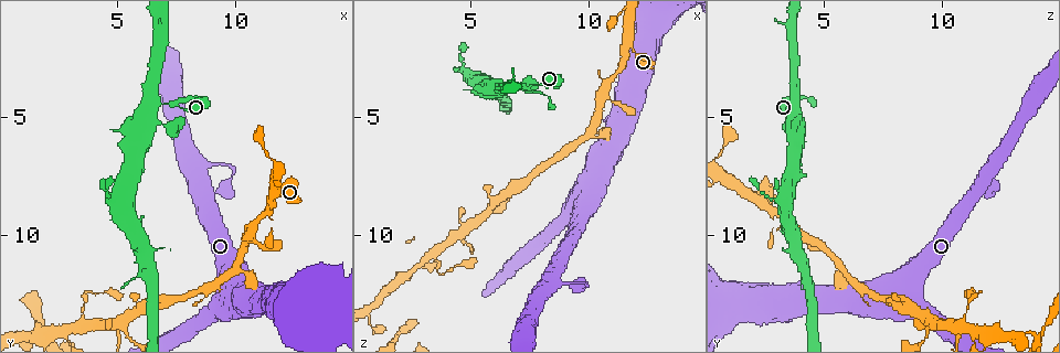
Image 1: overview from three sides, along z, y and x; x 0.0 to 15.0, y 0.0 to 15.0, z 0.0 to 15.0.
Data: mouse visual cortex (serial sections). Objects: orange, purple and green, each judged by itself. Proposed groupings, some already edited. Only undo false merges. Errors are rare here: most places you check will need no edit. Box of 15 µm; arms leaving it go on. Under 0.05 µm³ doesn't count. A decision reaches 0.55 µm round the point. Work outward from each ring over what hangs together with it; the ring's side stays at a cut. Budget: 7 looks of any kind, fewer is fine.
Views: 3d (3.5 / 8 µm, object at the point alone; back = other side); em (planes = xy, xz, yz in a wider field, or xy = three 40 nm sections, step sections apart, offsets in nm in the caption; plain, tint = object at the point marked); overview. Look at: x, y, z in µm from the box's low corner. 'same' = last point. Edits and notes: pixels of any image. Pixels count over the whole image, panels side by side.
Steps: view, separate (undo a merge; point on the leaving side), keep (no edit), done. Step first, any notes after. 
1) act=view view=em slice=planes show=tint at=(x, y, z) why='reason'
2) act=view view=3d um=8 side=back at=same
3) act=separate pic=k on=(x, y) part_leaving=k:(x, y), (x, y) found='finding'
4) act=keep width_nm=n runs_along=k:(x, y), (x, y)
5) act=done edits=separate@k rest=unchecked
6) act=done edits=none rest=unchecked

act=view view=3d um=3.5 at=(3.6, 13.0, 11.1) why='narrows sharply'

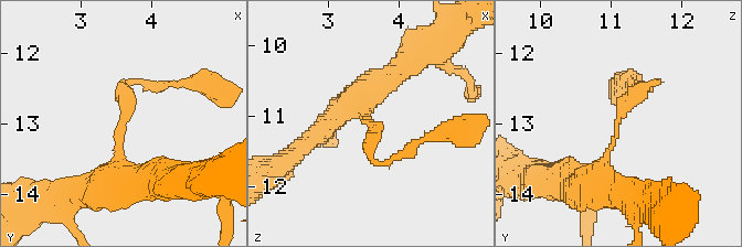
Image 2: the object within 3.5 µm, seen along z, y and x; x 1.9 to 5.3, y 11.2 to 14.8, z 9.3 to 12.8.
act=view view=em slice=planes show=tint at=(3.50, 13.00, 11.05) arm_widths_nm=200,400

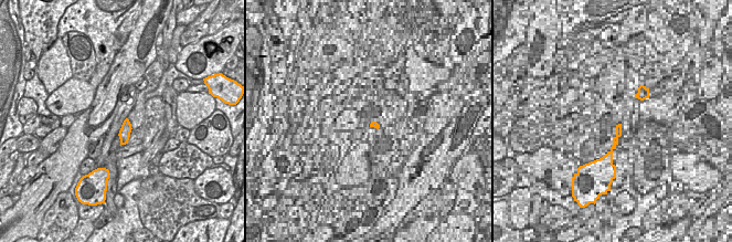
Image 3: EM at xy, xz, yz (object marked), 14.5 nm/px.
act=keep runs_along=2:(584, 183), (606, 159), (626, 105), (657, 82) found='one cell here'

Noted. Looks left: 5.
act=view view=3d um=3.5 at=(5.0, 14.1, 10.8) why='sharp bend'

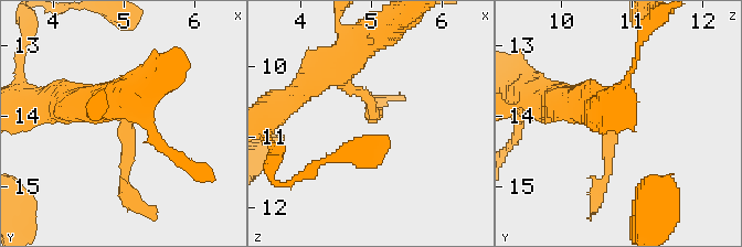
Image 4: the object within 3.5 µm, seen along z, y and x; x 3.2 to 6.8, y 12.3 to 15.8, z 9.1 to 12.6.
act=view view=em slice=xy step=1 show=tint at=(5.10, 14.10, 10.65) arm_widths_nm=150,300

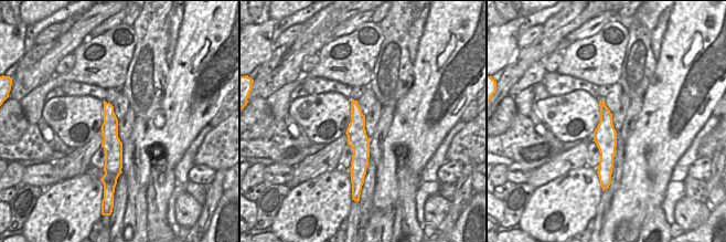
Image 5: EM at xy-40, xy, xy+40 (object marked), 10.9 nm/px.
act=keep runs_along=4:(554, 105), (608, 122), (608, 173), (591, 176) found='all the same cell'

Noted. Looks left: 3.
act=view view=3d um=3.5 at=(9.8, 7.1, 12.0) why='sudden change in width'

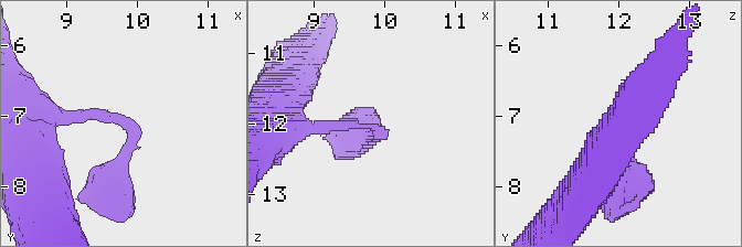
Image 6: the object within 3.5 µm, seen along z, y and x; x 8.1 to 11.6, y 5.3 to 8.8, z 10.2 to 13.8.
act=view view=em slice=xy step=3 show=tint at=(9.80, 7.00, 12.00) arm_widths_nm=150,200

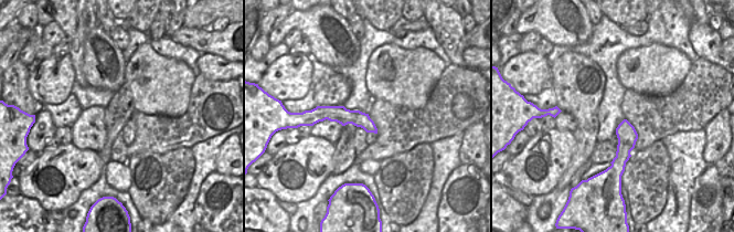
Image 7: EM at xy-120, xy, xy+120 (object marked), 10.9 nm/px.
act=keep runs_along=7:(320, 109), (357, 117), (373, 129) found='all the same cell'

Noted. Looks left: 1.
act=done edits=none rest=unchecked

